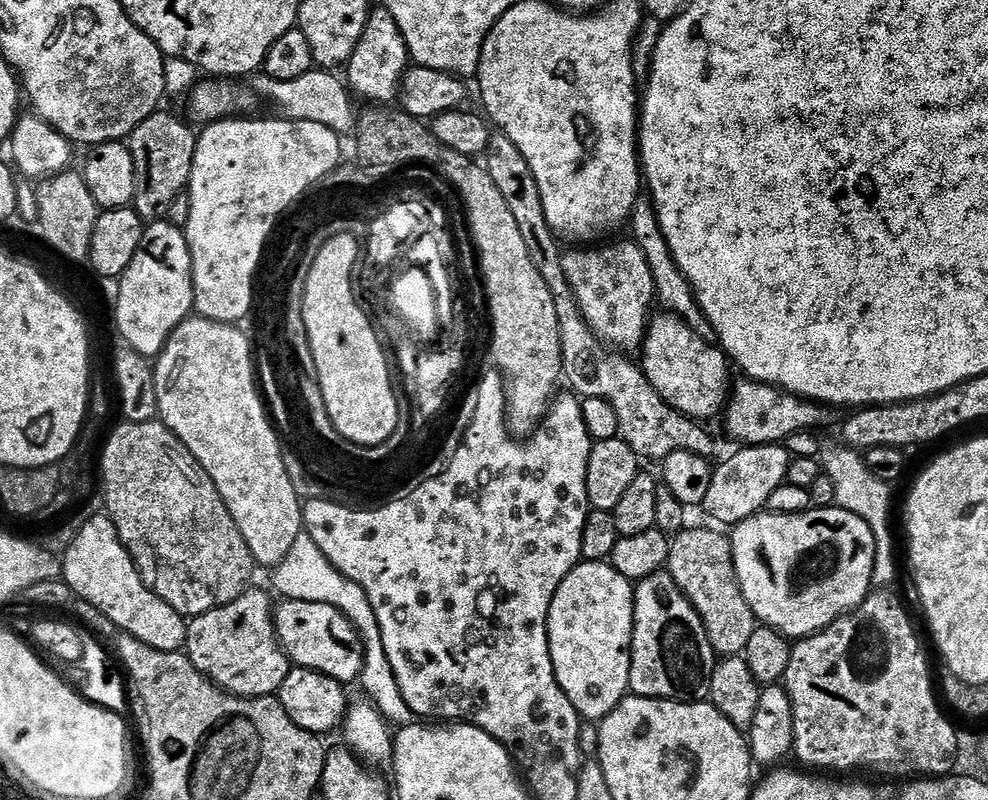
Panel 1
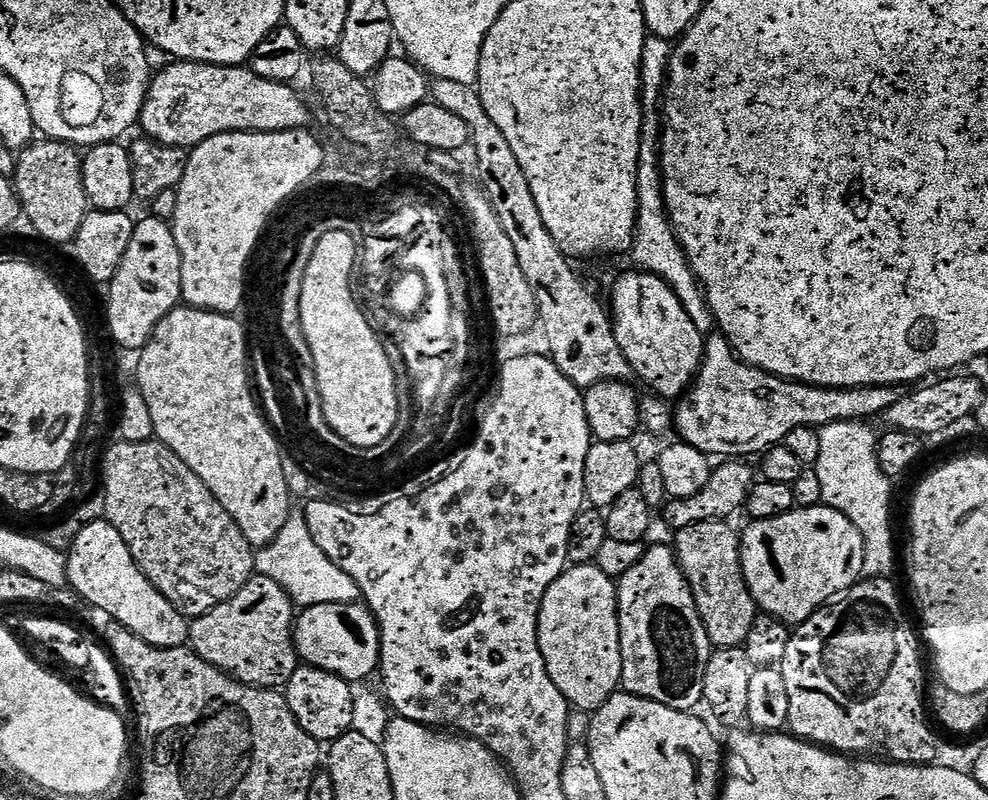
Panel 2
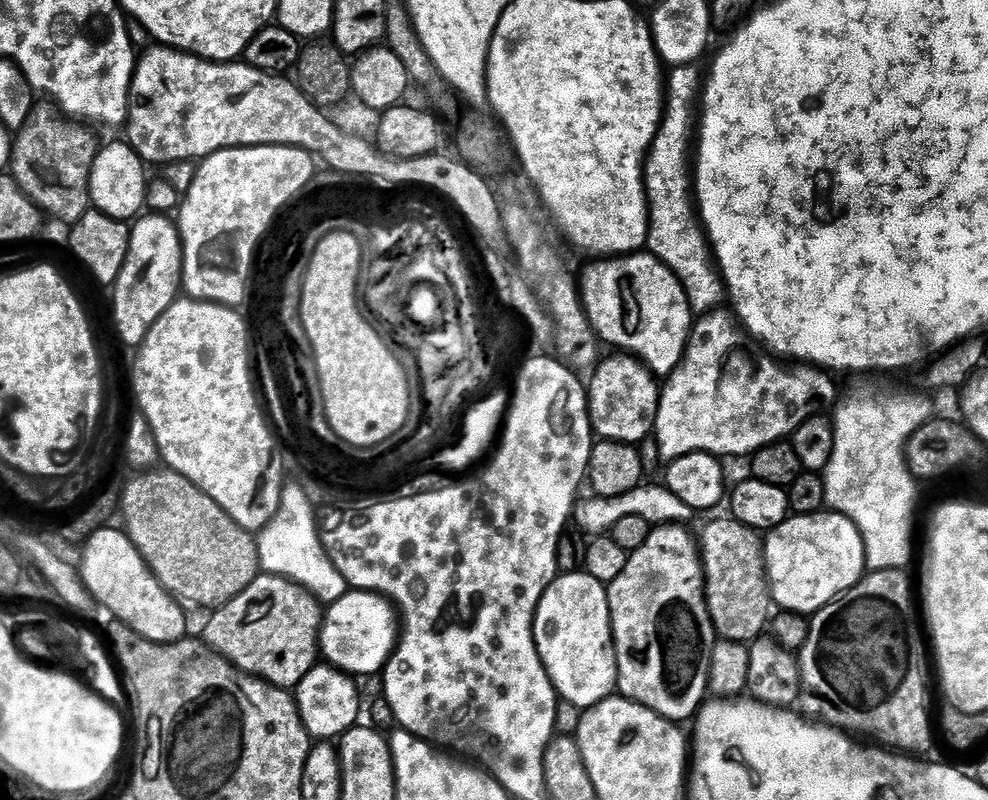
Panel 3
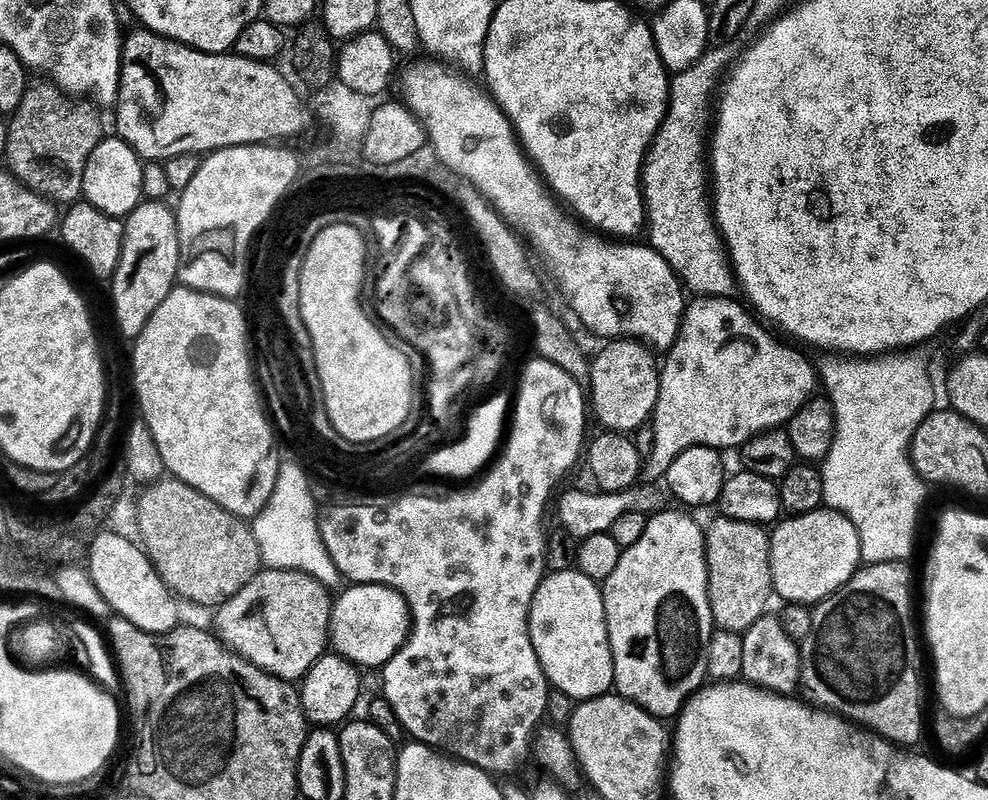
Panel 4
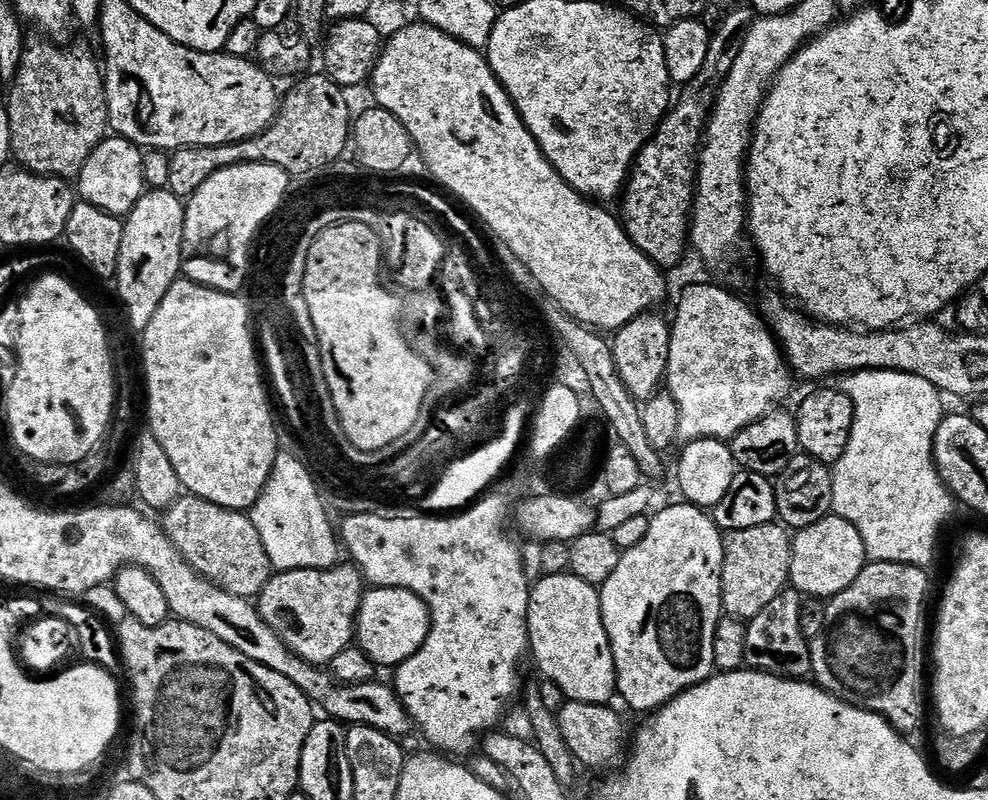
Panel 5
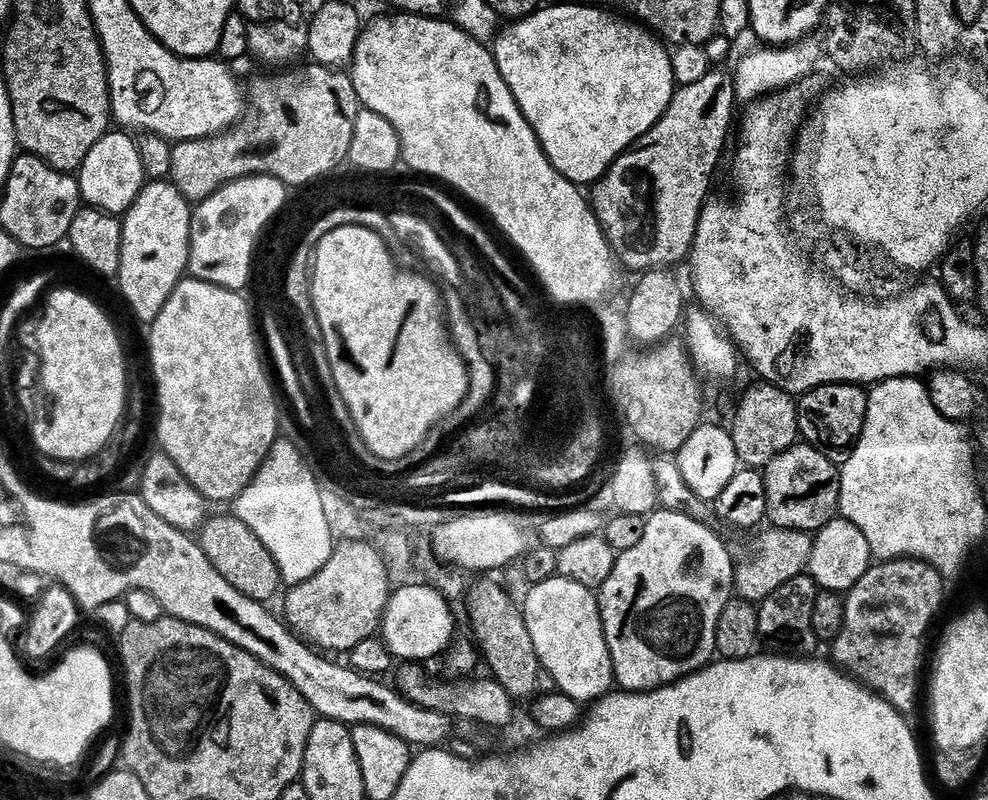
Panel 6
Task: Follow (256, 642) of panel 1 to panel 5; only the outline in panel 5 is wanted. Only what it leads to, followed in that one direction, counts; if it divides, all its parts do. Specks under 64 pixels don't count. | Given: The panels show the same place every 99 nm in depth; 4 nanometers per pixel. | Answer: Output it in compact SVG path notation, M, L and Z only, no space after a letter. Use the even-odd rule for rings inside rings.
M348 562L343 564L335 568L277 571L259 594L260 617L282 638L288 649L307 664L331 665L332 660L353 643L366 581L359 568Z

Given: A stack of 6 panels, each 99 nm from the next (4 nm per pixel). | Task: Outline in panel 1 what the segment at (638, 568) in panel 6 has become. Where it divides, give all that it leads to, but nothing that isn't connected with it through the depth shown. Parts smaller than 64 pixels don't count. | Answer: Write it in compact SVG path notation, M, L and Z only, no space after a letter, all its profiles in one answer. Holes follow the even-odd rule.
M661 570L647 576L635 585L632 598L632 661L630 662L629 689L635 695L649 696L655 700L687 701L695 692L703 693L712 674L712 665L718 657L712 650L712 643L704 629L702 618L694 606L683 596L680 587L673 582L667 571Z

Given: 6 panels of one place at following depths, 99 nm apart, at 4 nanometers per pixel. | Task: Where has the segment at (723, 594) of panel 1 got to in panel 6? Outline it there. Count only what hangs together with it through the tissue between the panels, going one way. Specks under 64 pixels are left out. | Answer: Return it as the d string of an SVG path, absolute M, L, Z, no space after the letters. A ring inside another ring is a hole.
M769 527L768 532L761 531L756 541L748 548L744 557L739 557L734 568L734 592L739 599L759 602L774 590L791 579L805 575L812 553L813 537L806 532Z

